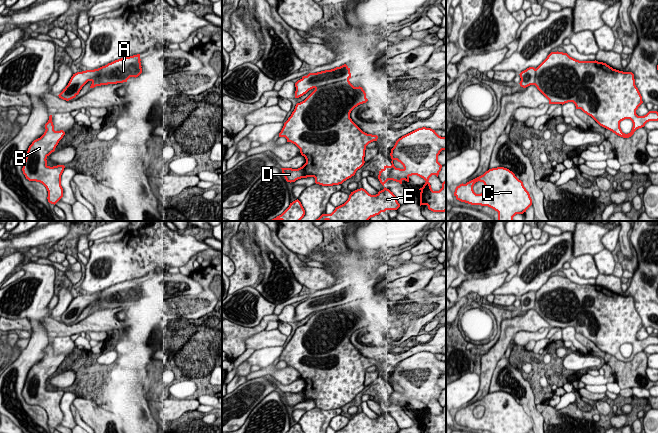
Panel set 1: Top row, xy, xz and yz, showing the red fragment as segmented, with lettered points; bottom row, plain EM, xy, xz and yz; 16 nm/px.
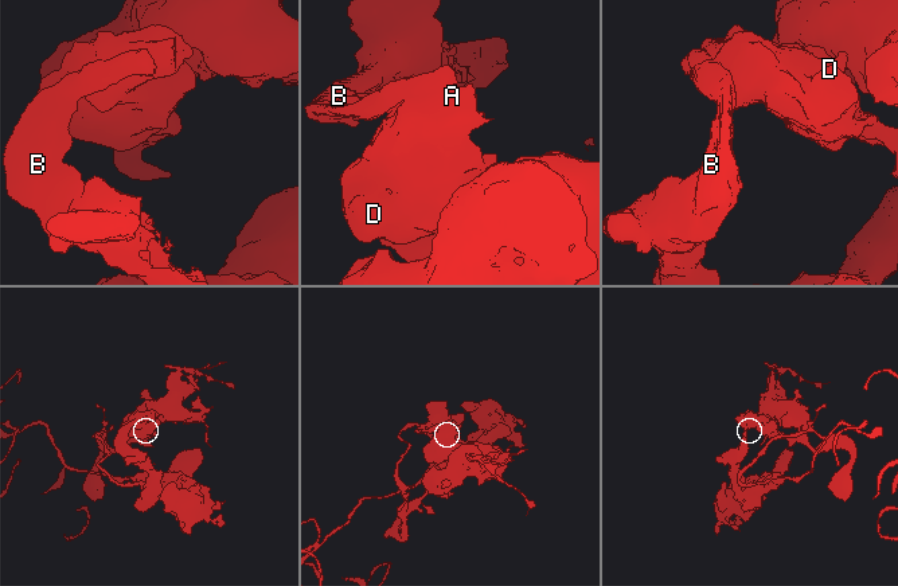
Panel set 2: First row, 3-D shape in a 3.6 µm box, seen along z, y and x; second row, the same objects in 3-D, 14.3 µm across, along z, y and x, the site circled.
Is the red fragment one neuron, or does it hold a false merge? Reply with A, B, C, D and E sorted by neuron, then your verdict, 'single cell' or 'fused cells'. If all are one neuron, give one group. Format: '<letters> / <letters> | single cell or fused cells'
A B C D E | single cell

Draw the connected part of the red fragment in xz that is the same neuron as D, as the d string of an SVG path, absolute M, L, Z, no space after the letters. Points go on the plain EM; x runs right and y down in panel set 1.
M344 288L331 294L309 297L295 307L295 322L303 320L313 312L315 314L304 325L296 328L294 335L279 357L279 361L285 361L287 366L295 368L306 383L306 387L298 393L281 392L287 406L314 401L315 407L322 410L339 409L354 400L356 395L364 389L366 370L377 365L378 360L363 356L350 342L350 337L355 331L368 325L363 312L354 311L349 305L350 302L350 292Z

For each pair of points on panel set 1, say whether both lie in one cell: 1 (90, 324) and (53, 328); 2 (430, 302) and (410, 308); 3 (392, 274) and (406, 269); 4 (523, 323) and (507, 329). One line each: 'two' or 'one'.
1: one
2: one
3: one
4: one

